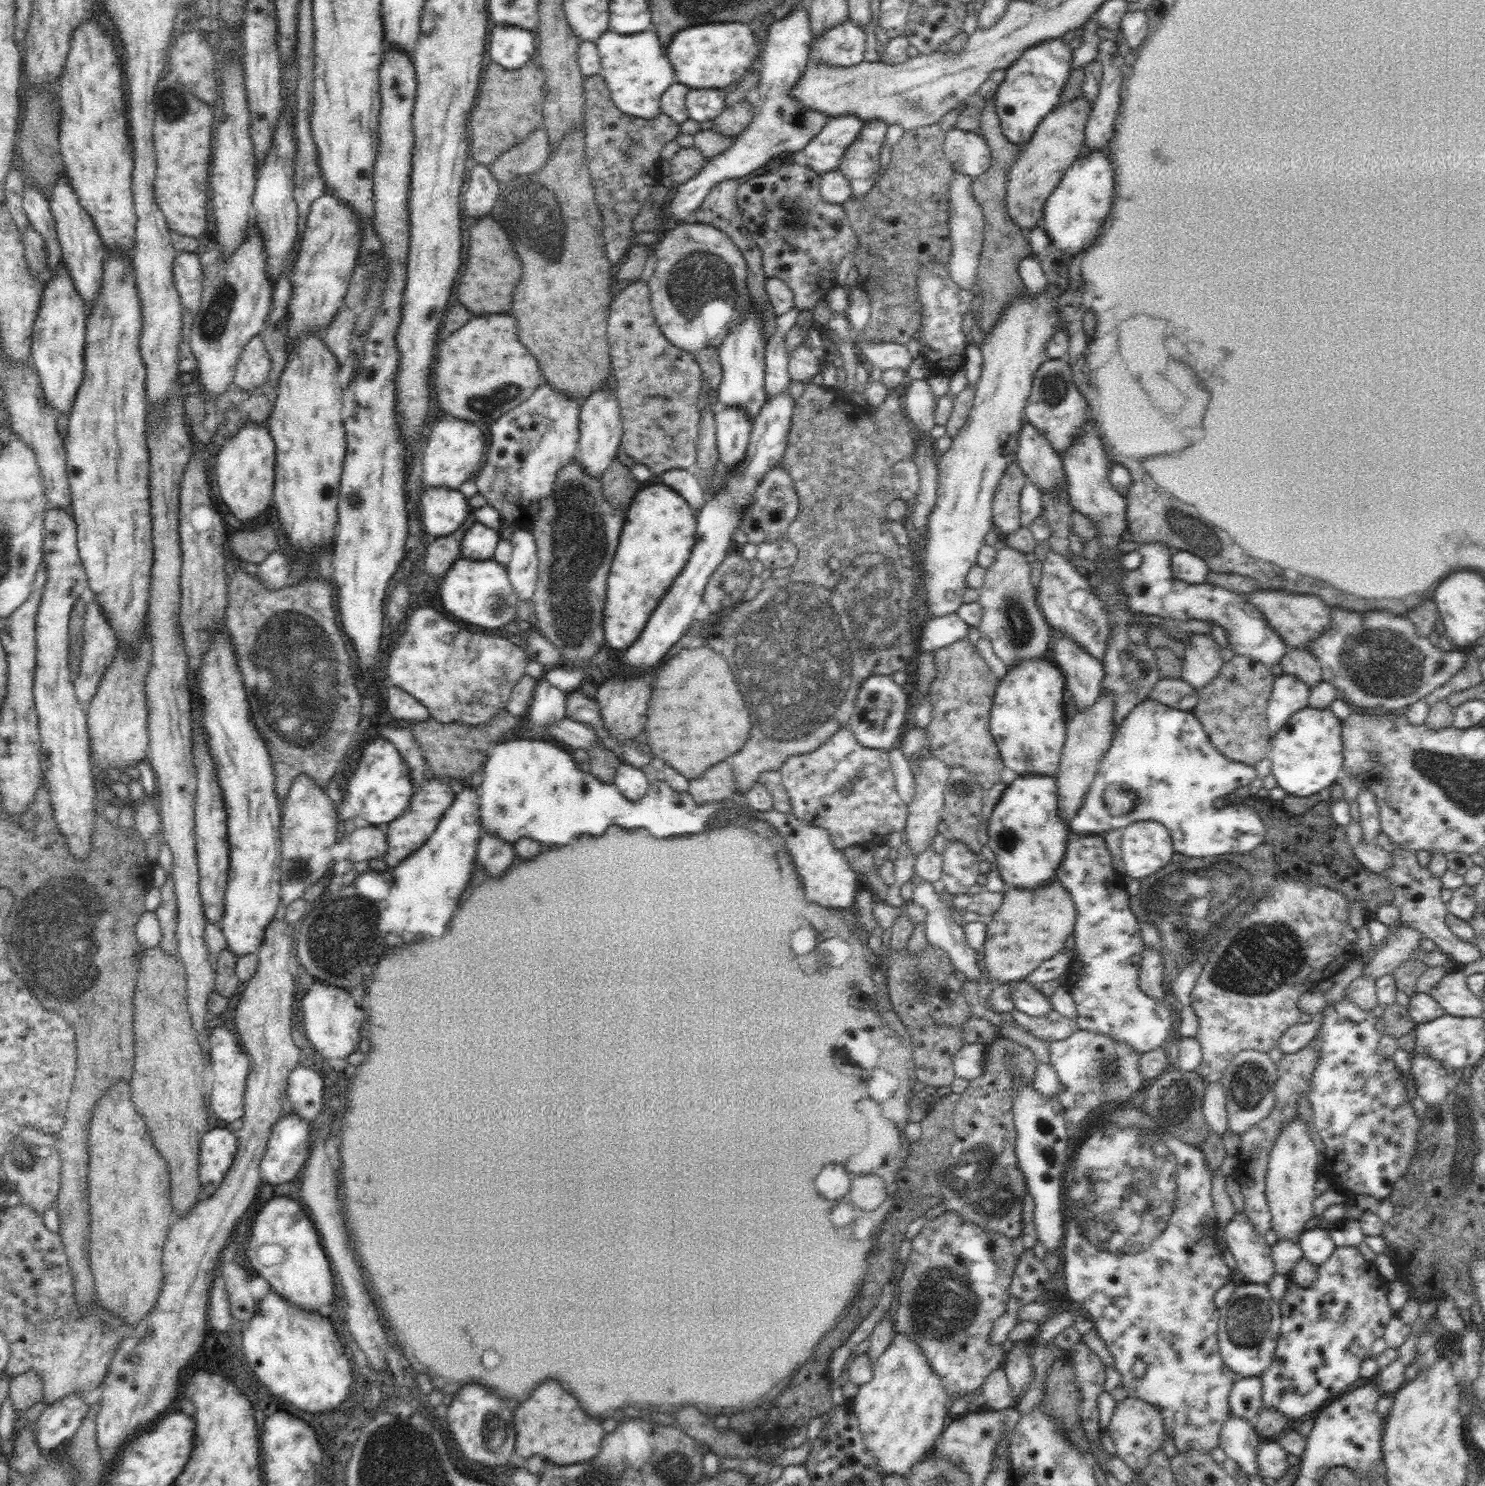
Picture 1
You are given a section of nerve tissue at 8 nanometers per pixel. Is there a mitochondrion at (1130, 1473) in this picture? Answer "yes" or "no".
no

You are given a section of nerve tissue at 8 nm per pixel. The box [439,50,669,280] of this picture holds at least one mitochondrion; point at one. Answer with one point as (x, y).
(529, 208)

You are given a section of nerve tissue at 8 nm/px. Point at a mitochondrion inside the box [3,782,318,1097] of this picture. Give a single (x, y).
(59, 949)

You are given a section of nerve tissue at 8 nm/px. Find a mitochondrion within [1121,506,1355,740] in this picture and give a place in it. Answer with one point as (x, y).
(1200, 537)

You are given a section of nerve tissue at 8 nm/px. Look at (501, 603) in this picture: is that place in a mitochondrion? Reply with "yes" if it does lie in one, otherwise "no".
yes

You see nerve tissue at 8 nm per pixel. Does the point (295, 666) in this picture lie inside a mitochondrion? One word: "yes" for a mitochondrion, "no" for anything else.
yes

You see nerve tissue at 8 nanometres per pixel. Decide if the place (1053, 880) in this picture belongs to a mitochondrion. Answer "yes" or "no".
no

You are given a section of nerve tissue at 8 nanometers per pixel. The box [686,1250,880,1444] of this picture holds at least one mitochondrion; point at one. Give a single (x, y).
(806, 1382)

